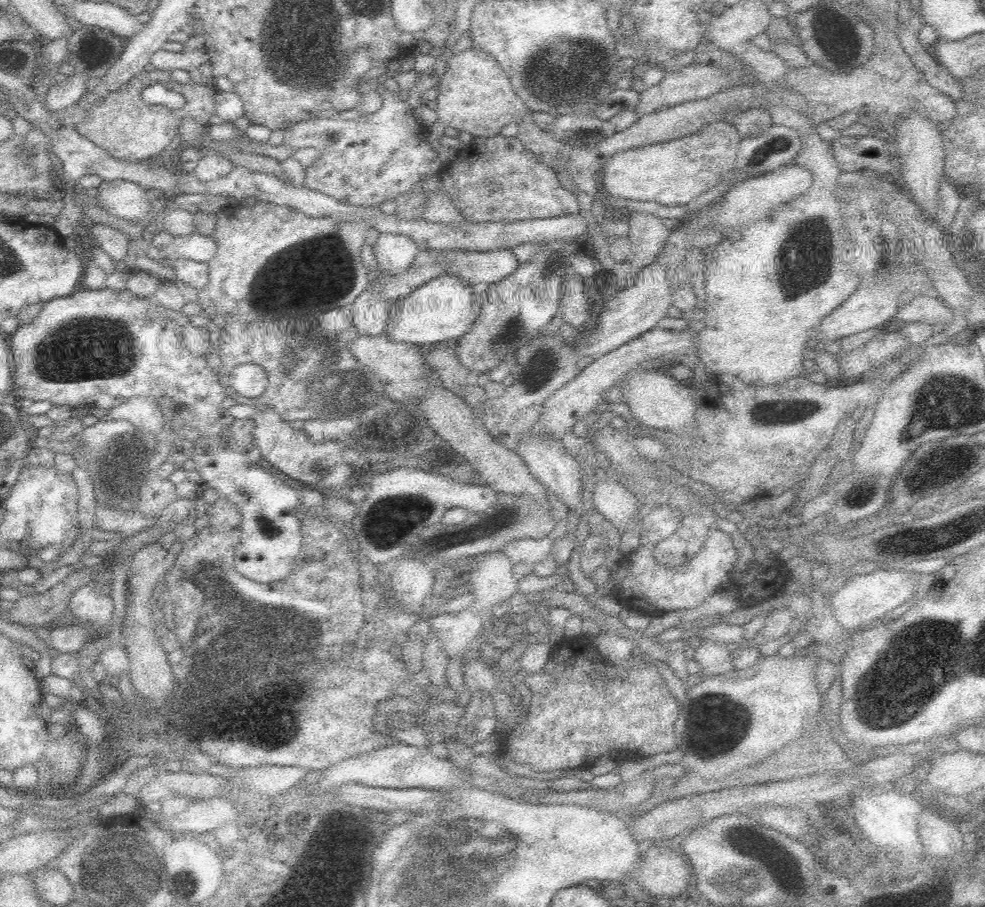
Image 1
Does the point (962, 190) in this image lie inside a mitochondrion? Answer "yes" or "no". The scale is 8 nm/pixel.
no

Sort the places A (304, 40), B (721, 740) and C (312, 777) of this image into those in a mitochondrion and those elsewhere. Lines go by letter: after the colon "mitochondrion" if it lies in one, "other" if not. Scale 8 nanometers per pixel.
A: mitochondrion
B: other
C: other

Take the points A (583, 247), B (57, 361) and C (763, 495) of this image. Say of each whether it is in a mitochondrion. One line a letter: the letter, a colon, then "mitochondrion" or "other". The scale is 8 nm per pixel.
A: other
B: mitochondrion
C: other

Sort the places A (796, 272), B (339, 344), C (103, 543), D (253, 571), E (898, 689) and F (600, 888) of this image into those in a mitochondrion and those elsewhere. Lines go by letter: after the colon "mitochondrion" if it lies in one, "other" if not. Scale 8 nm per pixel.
A: mitochondrion
B: other
C: other
D: other
E: mitochondrion
F: other

